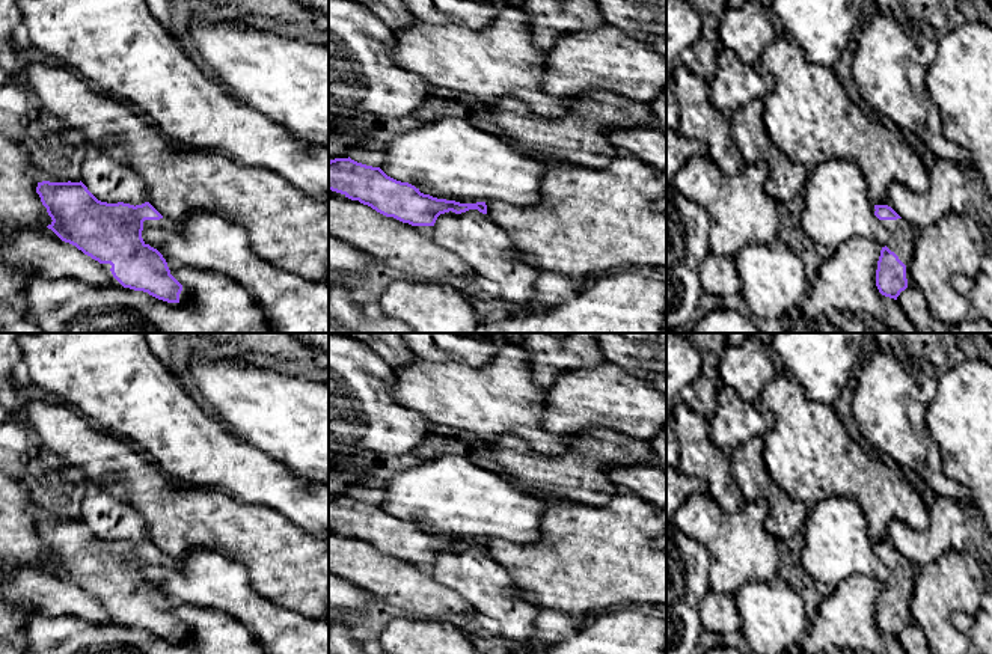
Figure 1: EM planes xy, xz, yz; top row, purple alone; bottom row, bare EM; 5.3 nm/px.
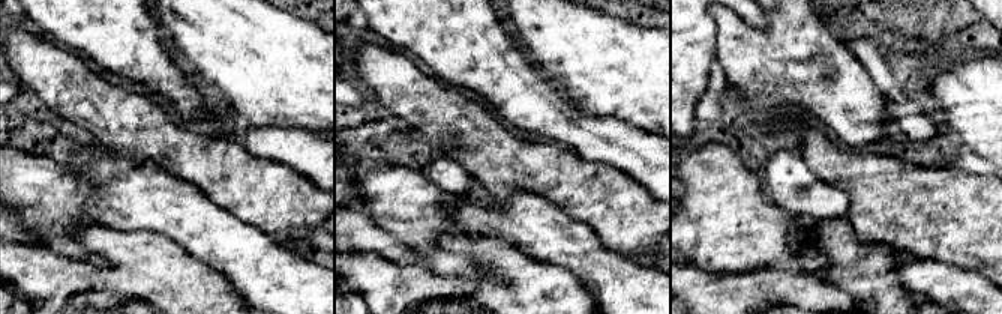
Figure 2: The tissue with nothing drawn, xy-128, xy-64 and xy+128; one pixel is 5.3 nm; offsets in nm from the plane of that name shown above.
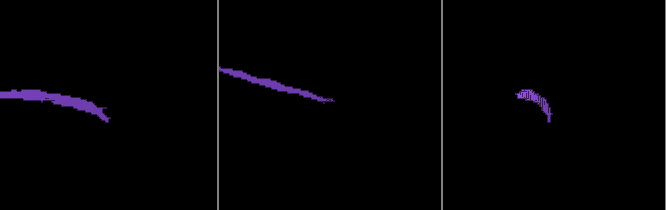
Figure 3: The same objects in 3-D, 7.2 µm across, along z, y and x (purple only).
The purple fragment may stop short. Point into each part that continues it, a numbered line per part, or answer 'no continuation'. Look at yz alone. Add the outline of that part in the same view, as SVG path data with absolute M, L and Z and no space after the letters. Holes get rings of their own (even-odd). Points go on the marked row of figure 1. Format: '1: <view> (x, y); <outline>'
1: yz (902, 235); M903 219L879 222L889 234L886 247L894 252L899 259L906 265L908 286L915 285L909 273L909 265L914 256L917 231L911 223Z

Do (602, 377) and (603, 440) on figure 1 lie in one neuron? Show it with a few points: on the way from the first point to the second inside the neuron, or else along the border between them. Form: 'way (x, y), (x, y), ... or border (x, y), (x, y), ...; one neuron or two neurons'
border (569, 434), (587, 430), (612, 430), (636, 440); two neurons

